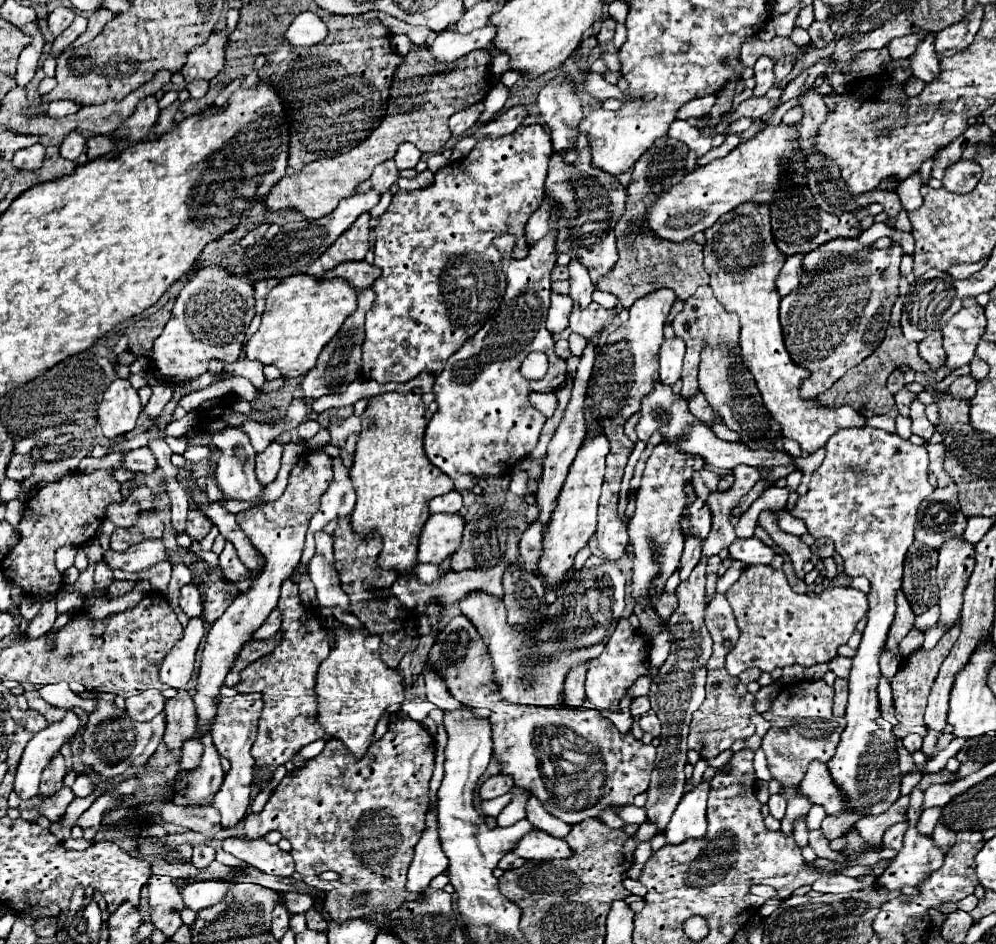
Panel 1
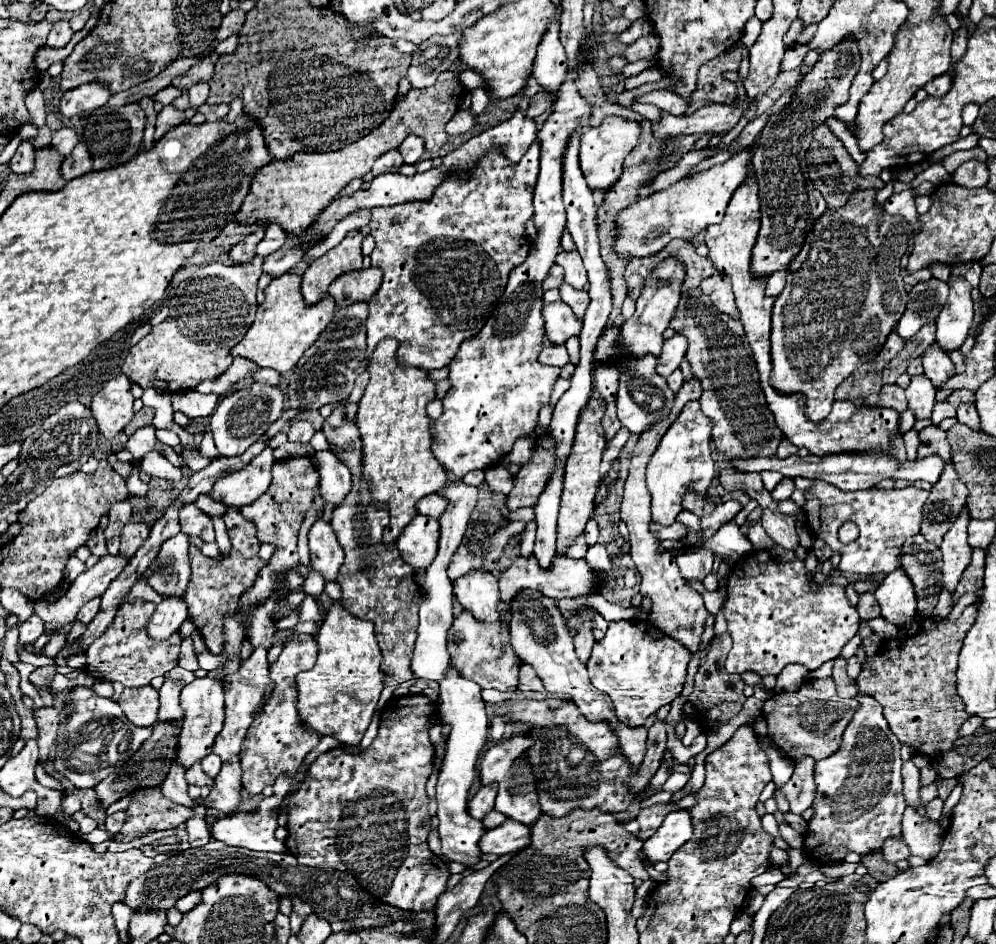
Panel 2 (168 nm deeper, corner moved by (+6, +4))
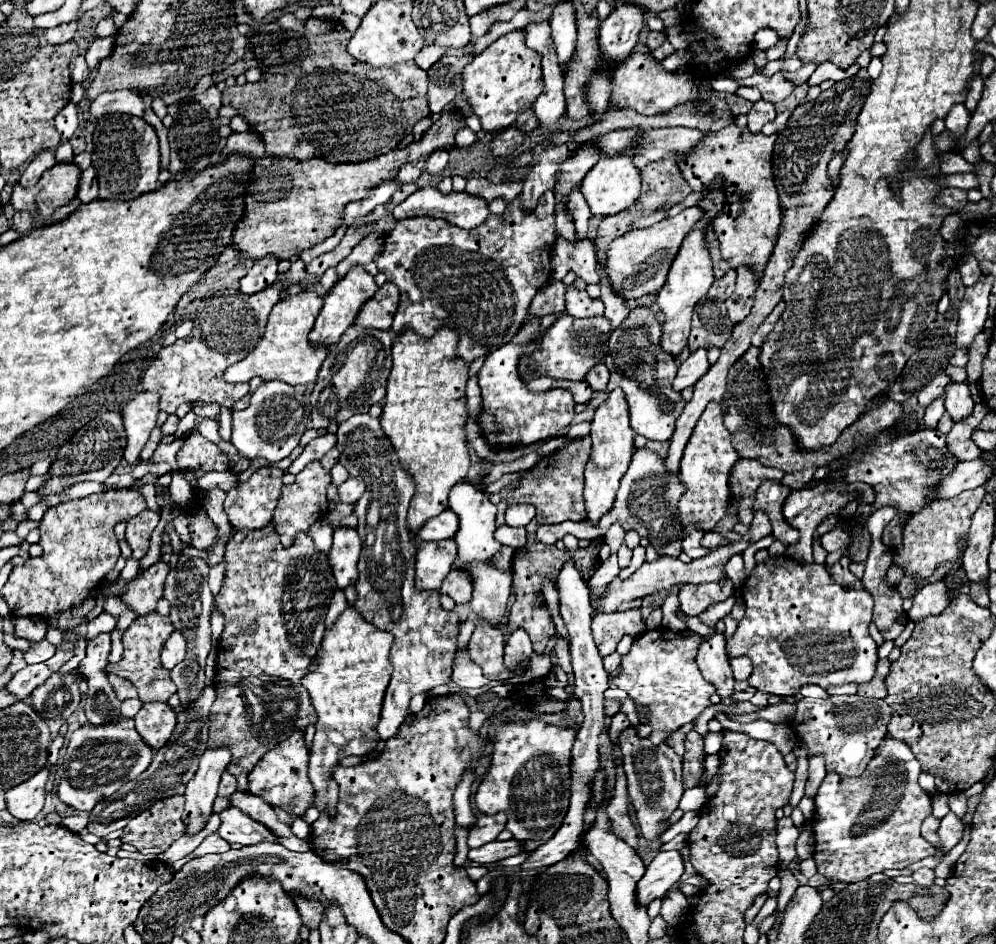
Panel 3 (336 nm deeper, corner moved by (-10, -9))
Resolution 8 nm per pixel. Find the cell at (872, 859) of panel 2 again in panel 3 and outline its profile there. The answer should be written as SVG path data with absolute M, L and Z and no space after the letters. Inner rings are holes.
M932 886L926 890L926 894L918 894L914 898L910 898L910 906L920 914L920 918L924 920L932 920L948 902L948 890L944 886ZM928 892L932 892L934 896L928 896Z

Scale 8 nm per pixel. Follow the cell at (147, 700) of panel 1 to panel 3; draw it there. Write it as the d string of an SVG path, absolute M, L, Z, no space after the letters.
M154 702L144 704L134 720L142 740L152 750L160 750L176 726L176 712L166 702Z

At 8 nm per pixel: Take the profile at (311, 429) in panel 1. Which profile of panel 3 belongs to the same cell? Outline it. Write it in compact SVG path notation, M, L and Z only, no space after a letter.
M324 434L324 436L320 436L320 438L316 438L316 440L312 440L306 448L304 448L304 452L292 462L292 466L290 466L290 474L298 474L306 464L310 464L312 460L320 460L328 450L332 450L336 446L336 436L332 436L332 434Z

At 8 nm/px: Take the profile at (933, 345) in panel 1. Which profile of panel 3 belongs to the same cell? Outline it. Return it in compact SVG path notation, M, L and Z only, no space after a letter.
M950 382L946 386L946 412L952 416L954 422L966 420L974 410L974 402L968 390L968 384L956 384Z

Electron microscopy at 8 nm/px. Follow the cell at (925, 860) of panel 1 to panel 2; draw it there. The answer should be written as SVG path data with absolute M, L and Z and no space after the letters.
M906 807L902 817L902 839L910 853L922 859L934 859L942 847L944 833L938 823L918 815L914 807Z

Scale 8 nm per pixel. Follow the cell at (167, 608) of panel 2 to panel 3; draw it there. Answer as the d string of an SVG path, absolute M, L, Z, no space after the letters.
M172 632L172 636L168 638L168 642L164 644L164 650L162 650L162 666L166 670L172 670L178 662L184 660L184 654L186 654L184 636Z

